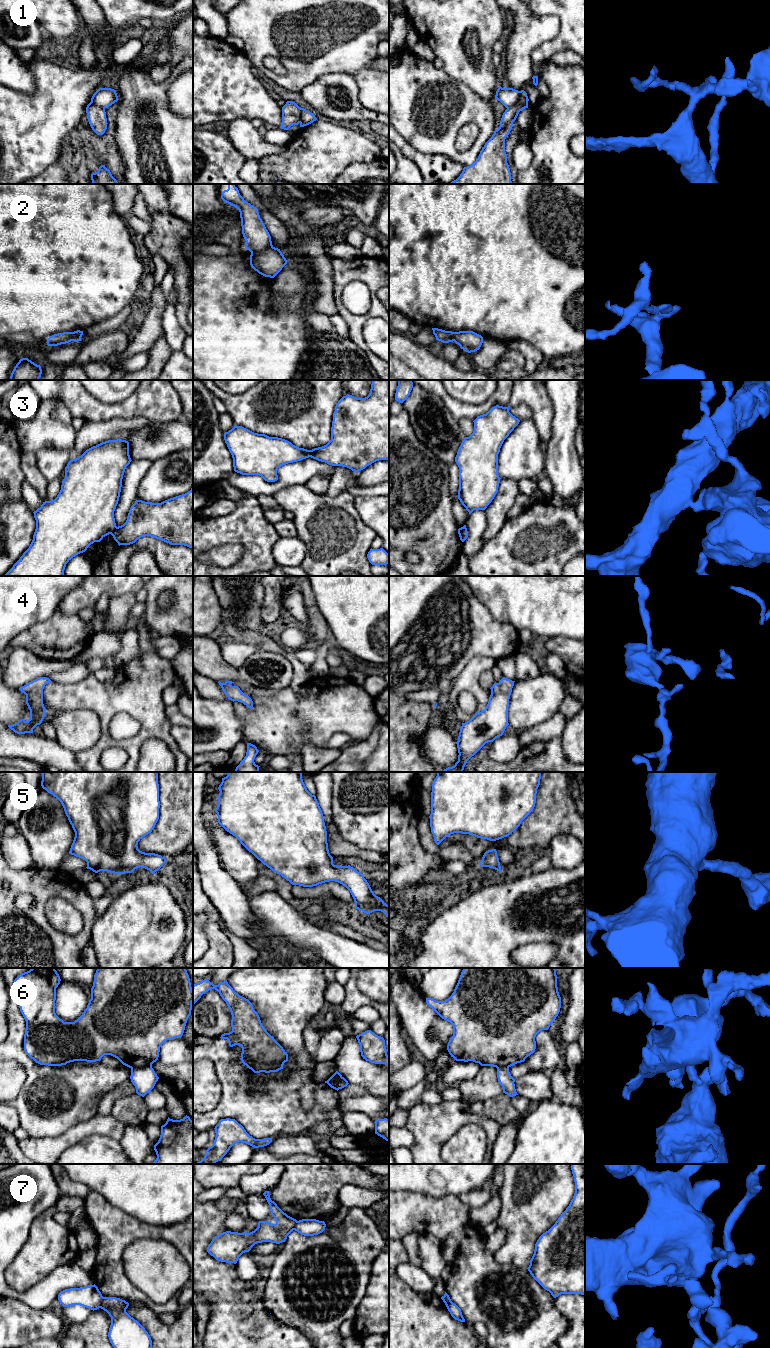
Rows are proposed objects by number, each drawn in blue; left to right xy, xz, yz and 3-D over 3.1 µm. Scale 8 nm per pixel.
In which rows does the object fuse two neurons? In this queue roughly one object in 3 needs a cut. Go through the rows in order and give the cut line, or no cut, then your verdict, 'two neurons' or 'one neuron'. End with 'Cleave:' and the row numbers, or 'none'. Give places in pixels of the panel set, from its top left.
1: yz (521, 91), (519, 100), (507, 108) | two neurons
2: xz (272, 245), (251, 253) | two neurons
3: xy (117, 527), (110, 533) | two neurons
4: no cut | one neuron
5: no cut | one neuron
6: xy (151, 1065), (134, 1066), (131, 1069) | two neurons
7: xy (103, 1297), (99, 1307) | two neurons
Cleave: 1, 2, 3, 6, 7

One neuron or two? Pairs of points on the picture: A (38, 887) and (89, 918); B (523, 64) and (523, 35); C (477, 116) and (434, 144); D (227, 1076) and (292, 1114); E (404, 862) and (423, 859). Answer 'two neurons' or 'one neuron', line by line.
A: one neuron
B: one neuron
C: one neuron
D: one neuron
E: one neuron

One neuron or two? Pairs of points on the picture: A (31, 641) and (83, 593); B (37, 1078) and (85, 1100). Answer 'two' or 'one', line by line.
A: two
B: one

